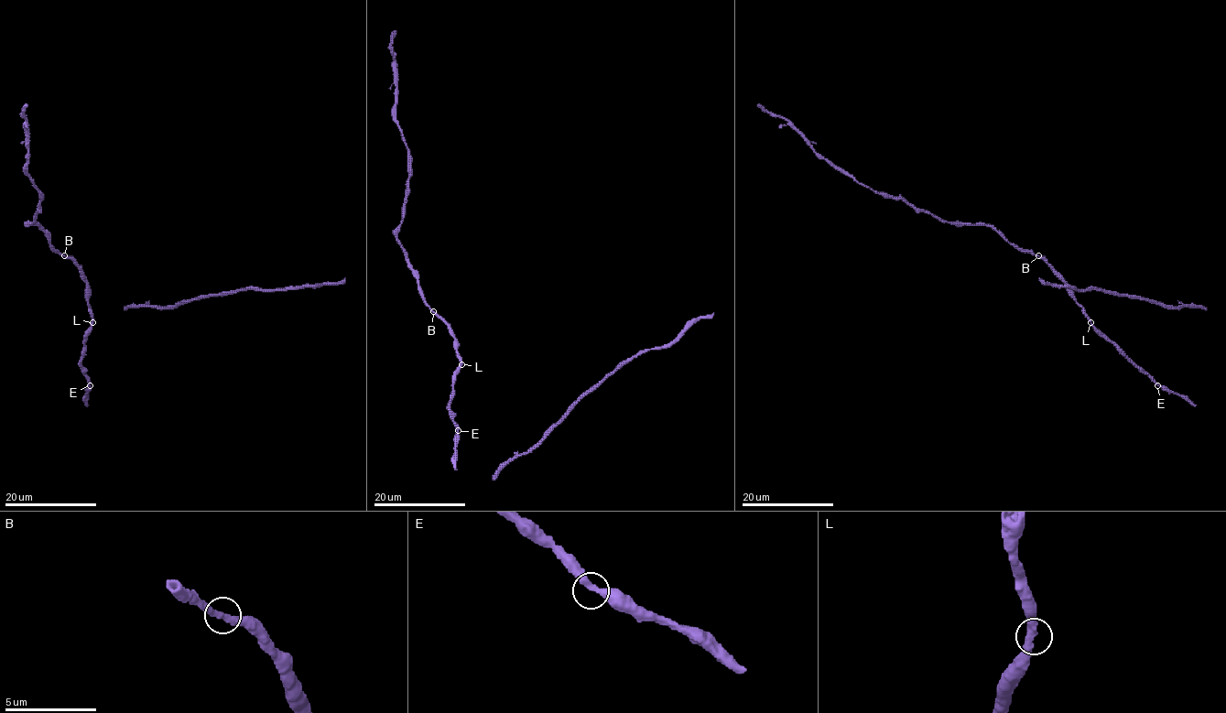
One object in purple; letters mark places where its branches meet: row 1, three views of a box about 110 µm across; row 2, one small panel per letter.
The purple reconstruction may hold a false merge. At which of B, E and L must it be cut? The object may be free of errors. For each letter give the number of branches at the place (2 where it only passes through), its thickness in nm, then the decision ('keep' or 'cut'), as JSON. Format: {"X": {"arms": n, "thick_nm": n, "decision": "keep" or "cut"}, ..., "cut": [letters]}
{"B": {"arms": 2, "thick_nm": 320, "decision": "keep"}, "E": {"arms": 2, "thick_nm": 360, "decision": "keep"}, "L": {"arms": 2, "thick_nm": 380, "decision": "keep"}, "cut": []}

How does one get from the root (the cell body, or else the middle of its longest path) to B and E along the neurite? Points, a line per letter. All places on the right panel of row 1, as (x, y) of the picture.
B: (1090, 322), (1064, 279), (1038, 256)
E: (1090, 322), (1157, 385)

